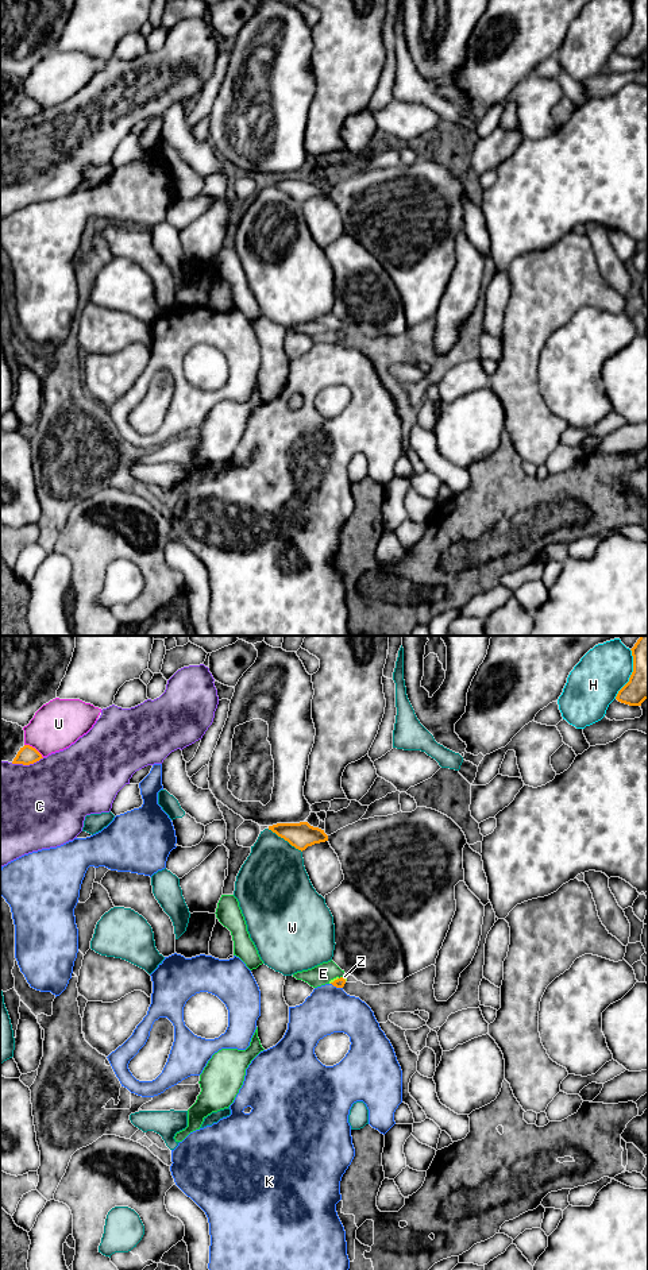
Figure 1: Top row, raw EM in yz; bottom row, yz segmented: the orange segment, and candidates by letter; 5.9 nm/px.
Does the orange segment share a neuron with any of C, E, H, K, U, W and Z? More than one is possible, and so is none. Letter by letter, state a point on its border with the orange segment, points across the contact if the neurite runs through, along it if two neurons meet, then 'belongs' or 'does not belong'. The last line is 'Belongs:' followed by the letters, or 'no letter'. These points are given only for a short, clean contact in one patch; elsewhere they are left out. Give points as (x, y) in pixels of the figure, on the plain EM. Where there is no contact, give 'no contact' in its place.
C: contact yz (27, 116); does not belong
E: contact yz (340, 329); border yz (342, 328), (339, 331); does not belong
H: contact yz (632, 26); does not belong
K: contact yz (336, 339); does not belong
U: contact yz (34, 100); does not belong
W: contact yz (285, 192); does not belong
Z: contact yz (335, 332); border yz (338, 329), (330, 335); does not belong
Belongs: no letter

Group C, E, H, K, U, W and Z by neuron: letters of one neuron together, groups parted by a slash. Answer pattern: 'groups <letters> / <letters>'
groups C / E Z / H / K / U / W

